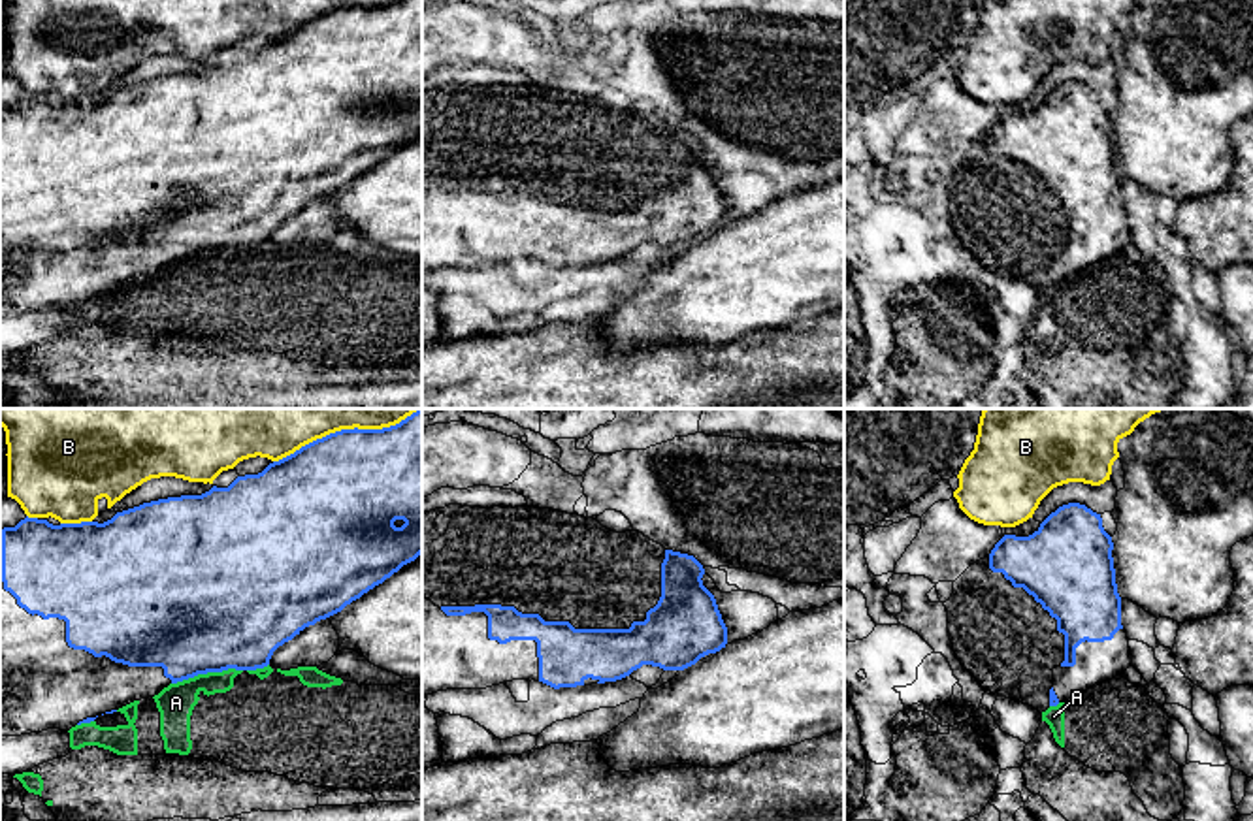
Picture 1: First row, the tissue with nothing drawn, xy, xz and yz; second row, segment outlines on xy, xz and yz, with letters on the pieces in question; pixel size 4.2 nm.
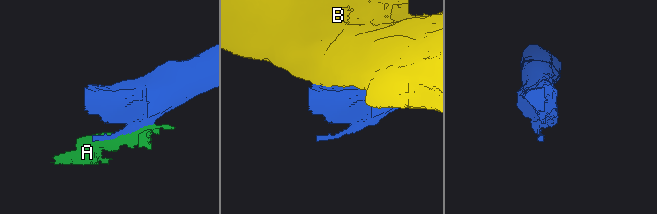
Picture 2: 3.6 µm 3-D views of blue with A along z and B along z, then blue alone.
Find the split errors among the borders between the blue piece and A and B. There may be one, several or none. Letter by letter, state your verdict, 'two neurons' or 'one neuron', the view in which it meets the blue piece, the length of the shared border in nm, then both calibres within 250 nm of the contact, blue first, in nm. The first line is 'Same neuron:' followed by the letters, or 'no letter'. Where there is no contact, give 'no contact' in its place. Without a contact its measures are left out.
Same neuron: no letter
A: two neurons; meets blue in xy; contact 320 nm long; 500 nm thick on the blue side, 160 nm on the other
B: two neurons; meets blue in xy; contact 140 nm long; 460 nm thick on the blue side, 400 nm on the other

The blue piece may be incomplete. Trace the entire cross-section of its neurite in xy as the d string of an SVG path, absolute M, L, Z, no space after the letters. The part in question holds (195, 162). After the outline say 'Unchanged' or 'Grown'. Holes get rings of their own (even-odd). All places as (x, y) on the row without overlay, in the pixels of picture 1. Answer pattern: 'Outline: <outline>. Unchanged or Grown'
Outline: M399 0L382 8L341 8L330 11L322 17L317 17L294 32L269 41L258 53L237 55L228 66L213 64L209 70L202 73L181 73L168 75L151 81L143 81L139 85L117 90L111 98L98 100L81 100L81 102L60 102L53 104L47 98L24 96L15 105L0 105L0 314L21 314L30 311L41 311L47 307L70 309L75 303L90 301L98 294L113 292L119 286L158 273L170 262L177 262L198 252L207 250L222 250L228 247L236 249L256 249L269 243L273 230L285 220L292 218L305 205L315 203L320 198L326 198L337 190L341 190L347 183L360 177L364 171L382 162L394 151L398 151L403 143L415 139L422 132L422 0Z. Grown

